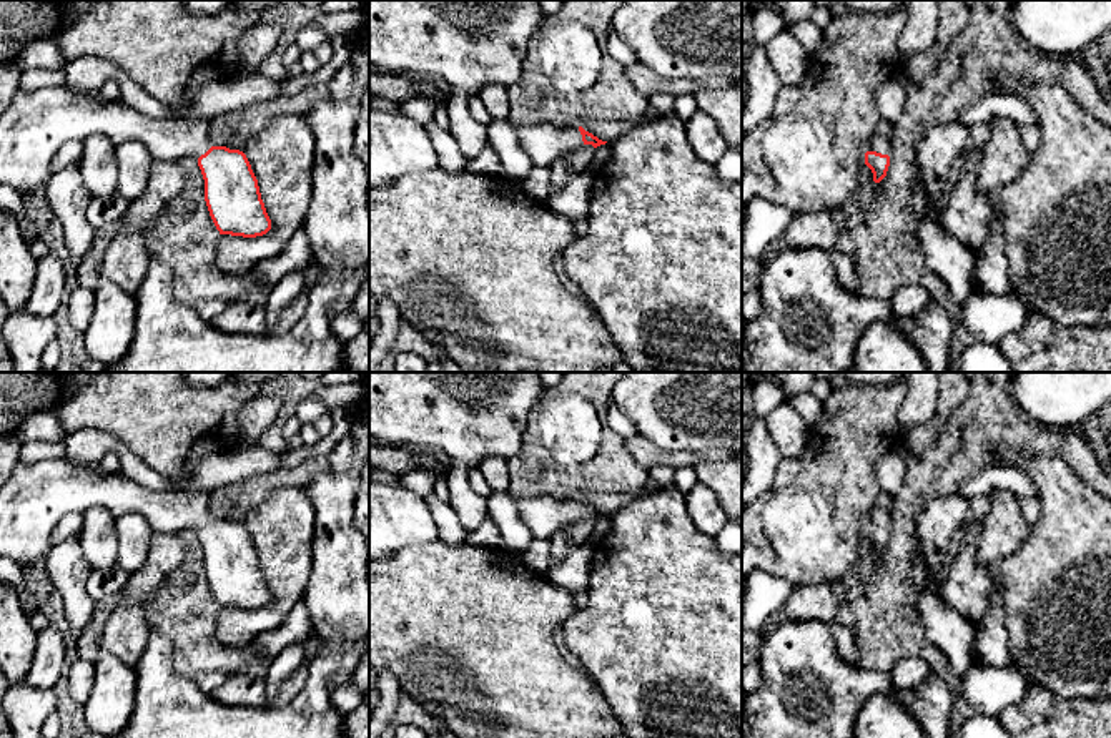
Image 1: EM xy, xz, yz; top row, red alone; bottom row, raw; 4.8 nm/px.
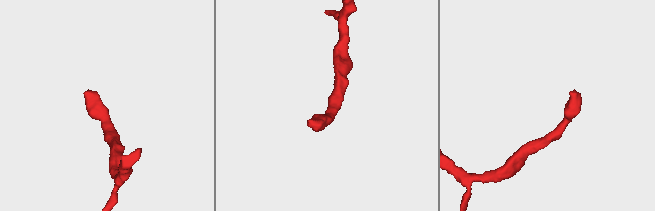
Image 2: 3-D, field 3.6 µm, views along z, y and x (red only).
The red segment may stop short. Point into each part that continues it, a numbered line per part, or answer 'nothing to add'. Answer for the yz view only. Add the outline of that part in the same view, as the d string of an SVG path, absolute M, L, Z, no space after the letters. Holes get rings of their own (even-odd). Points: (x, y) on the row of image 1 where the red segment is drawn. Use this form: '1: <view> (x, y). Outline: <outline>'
1: yz (880, 142). Outline: M881 120L875 131L872 133L870 143L868 143L868 151L876 151L881 155L891 155L891 133L893 133L893 125Z

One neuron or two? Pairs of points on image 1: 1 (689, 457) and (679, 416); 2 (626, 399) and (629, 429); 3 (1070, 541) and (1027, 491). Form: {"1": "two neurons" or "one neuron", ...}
{"1": "two neurons", "2": "two neurons", "3": "two neurons"}

